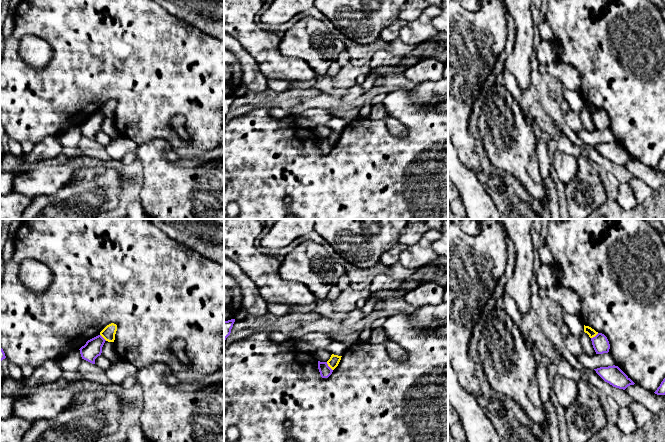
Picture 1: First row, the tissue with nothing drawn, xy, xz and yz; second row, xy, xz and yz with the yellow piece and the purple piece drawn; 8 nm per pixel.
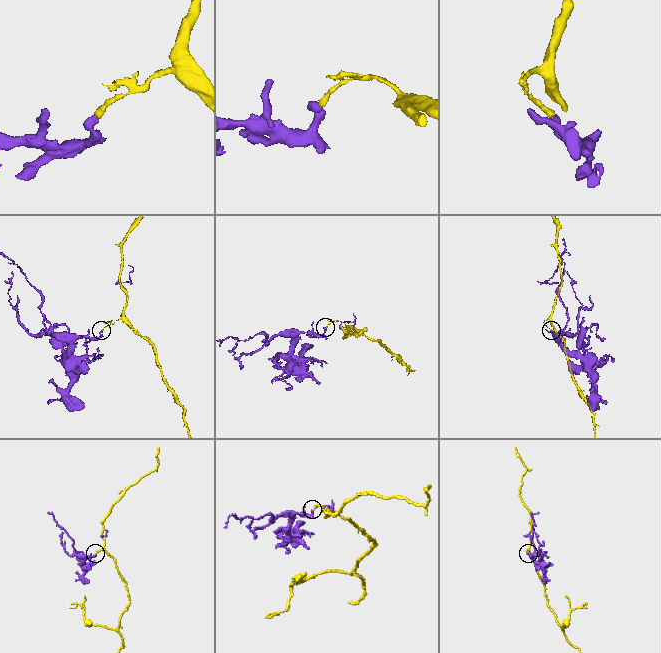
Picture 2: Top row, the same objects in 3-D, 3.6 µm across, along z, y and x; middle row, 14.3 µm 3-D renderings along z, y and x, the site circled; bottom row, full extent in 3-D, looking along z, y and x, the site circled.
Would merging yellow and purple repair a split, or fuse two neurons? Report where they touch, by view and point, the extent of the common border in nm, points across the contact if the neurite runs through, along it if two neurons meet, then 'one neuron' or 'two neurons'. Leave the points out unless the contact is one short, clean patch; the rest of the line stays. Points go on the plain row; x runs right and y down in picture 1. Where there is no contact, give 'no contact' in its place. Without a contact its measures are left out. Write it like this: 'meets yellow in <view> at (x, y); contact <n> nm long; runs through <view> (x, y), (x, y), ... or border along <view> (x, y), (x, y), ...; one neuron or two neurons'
meets yellow in xz at (328, 141); contact 90 nm long; border along xz (326, 138), (332, 146); two neurons

